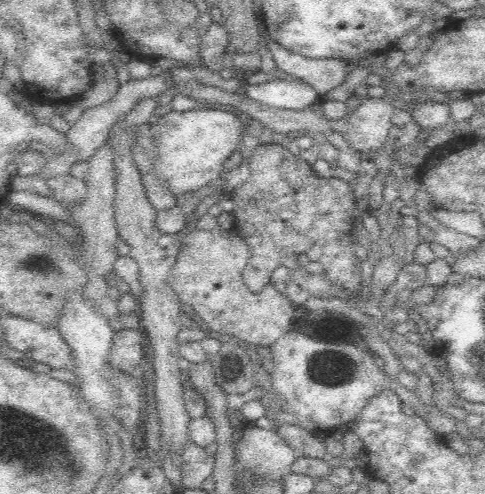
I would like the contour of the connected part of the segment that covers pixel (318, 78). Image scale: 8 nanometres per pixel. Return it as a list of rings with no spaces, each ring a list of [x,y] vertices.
[[[267,35],[263,36],[263,43],[270,50],[277,70],[308,82],[319,95],[340,86],[348,74],[349,63],[341,58],[306,58],[286,50]]]

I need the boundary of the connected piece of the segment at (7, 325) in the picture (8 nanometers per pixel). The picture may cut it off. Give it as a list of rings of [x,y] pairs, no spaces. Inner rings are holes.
[[[3,313],[1,327],[8,346],[30,354],[33,362],[48,364],[50,368],[66,368],[70,372],[75,369],[71,348],[56,324],[40,324]]]

